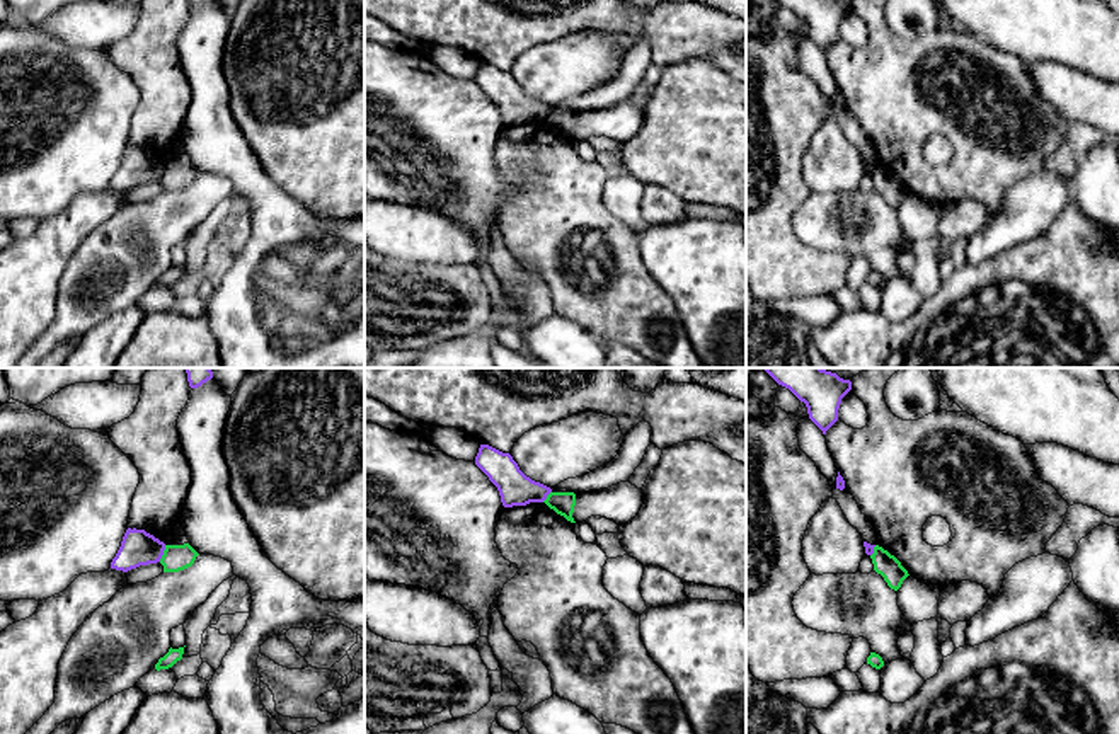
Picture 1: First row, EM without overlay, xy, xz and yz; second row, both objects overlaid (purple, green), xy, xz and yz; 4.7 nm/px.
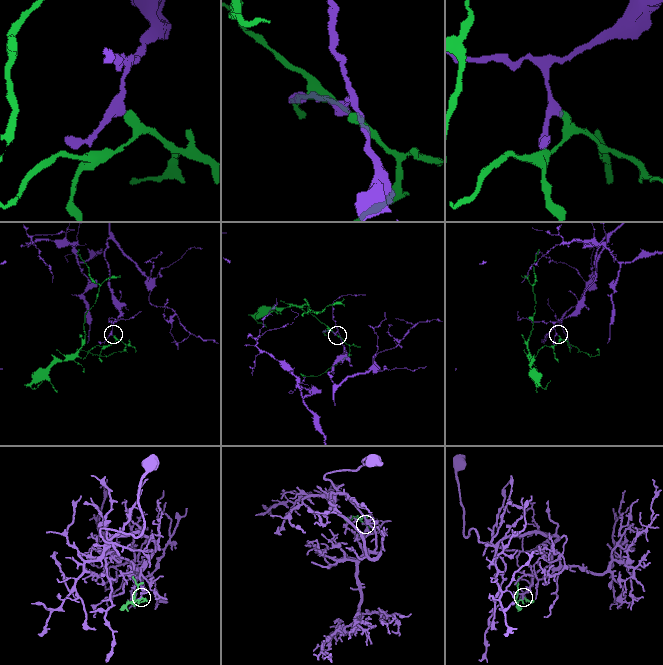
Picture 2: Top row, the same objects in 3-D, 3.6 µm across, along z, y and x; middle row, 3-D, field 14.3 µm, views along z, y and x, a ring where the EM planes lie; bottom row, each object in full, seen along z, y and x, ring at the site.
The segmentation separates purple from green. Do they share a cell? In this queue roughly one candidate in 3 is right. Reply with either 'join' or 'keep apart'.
keep apart

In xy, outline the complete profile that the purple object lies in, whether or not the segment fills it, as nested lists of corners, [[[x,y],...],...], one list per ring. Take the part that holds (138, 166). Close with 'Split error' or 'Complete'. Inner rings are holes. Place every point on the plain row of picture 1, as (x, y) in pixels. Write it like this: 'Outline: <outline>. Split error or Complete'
Outline: [[[128,146],[111,187],[128,191],[140,184],[160,181],[165,162],[145,148]]]. Complete

